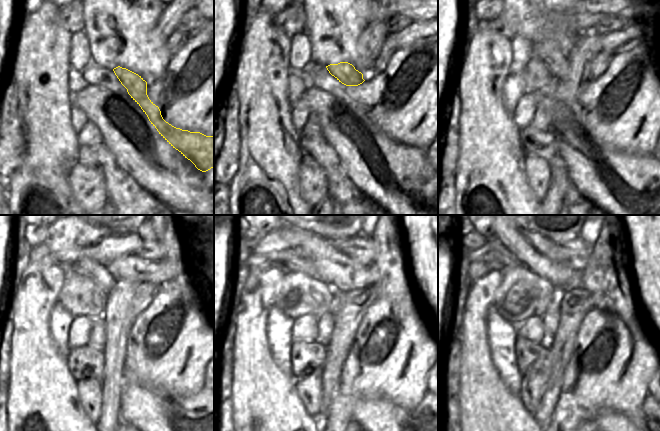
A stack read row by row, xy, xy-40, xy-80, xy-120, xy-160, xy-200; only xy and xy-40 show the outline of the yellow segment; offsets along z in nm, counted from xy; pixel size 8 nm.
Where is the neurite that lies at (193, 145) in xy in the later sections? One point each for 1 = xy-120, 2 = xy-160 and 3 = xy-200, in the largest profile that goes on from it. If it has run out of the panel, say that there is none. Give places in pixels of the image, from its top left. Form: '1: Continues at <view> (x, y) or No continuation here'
1: Continues at xy-120 (97, 272)
2: Continues at xy-160 (307, 267)
3: Continues at xy-200 (496, 260)

